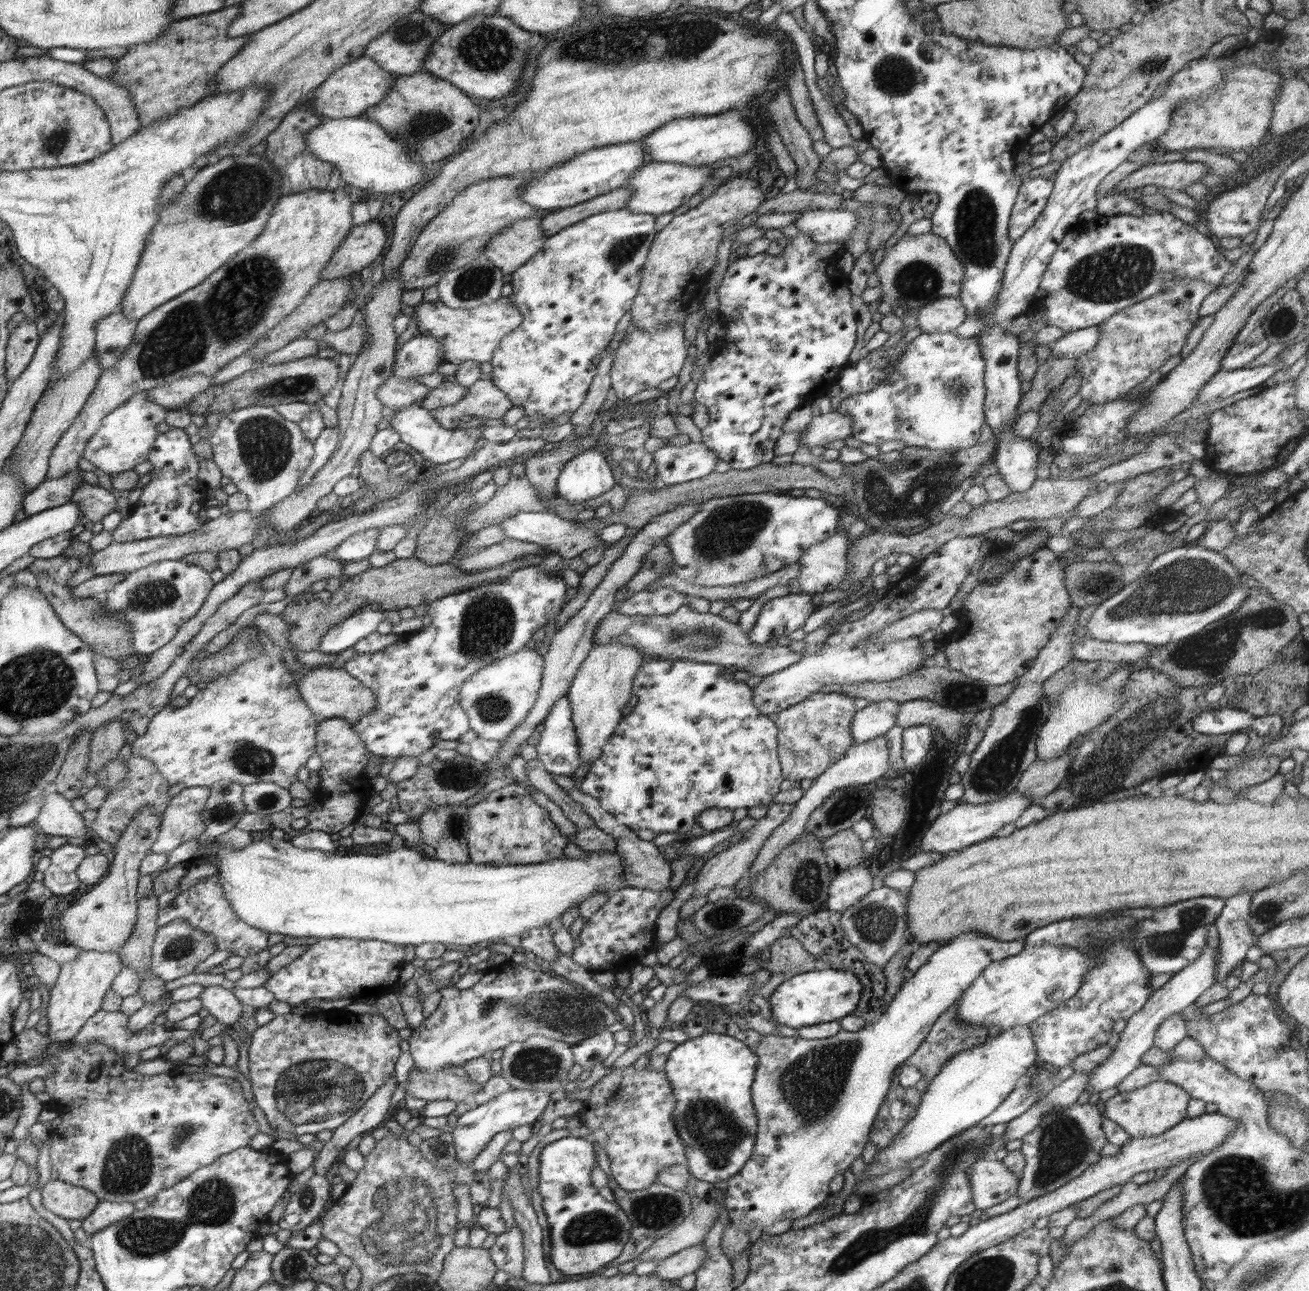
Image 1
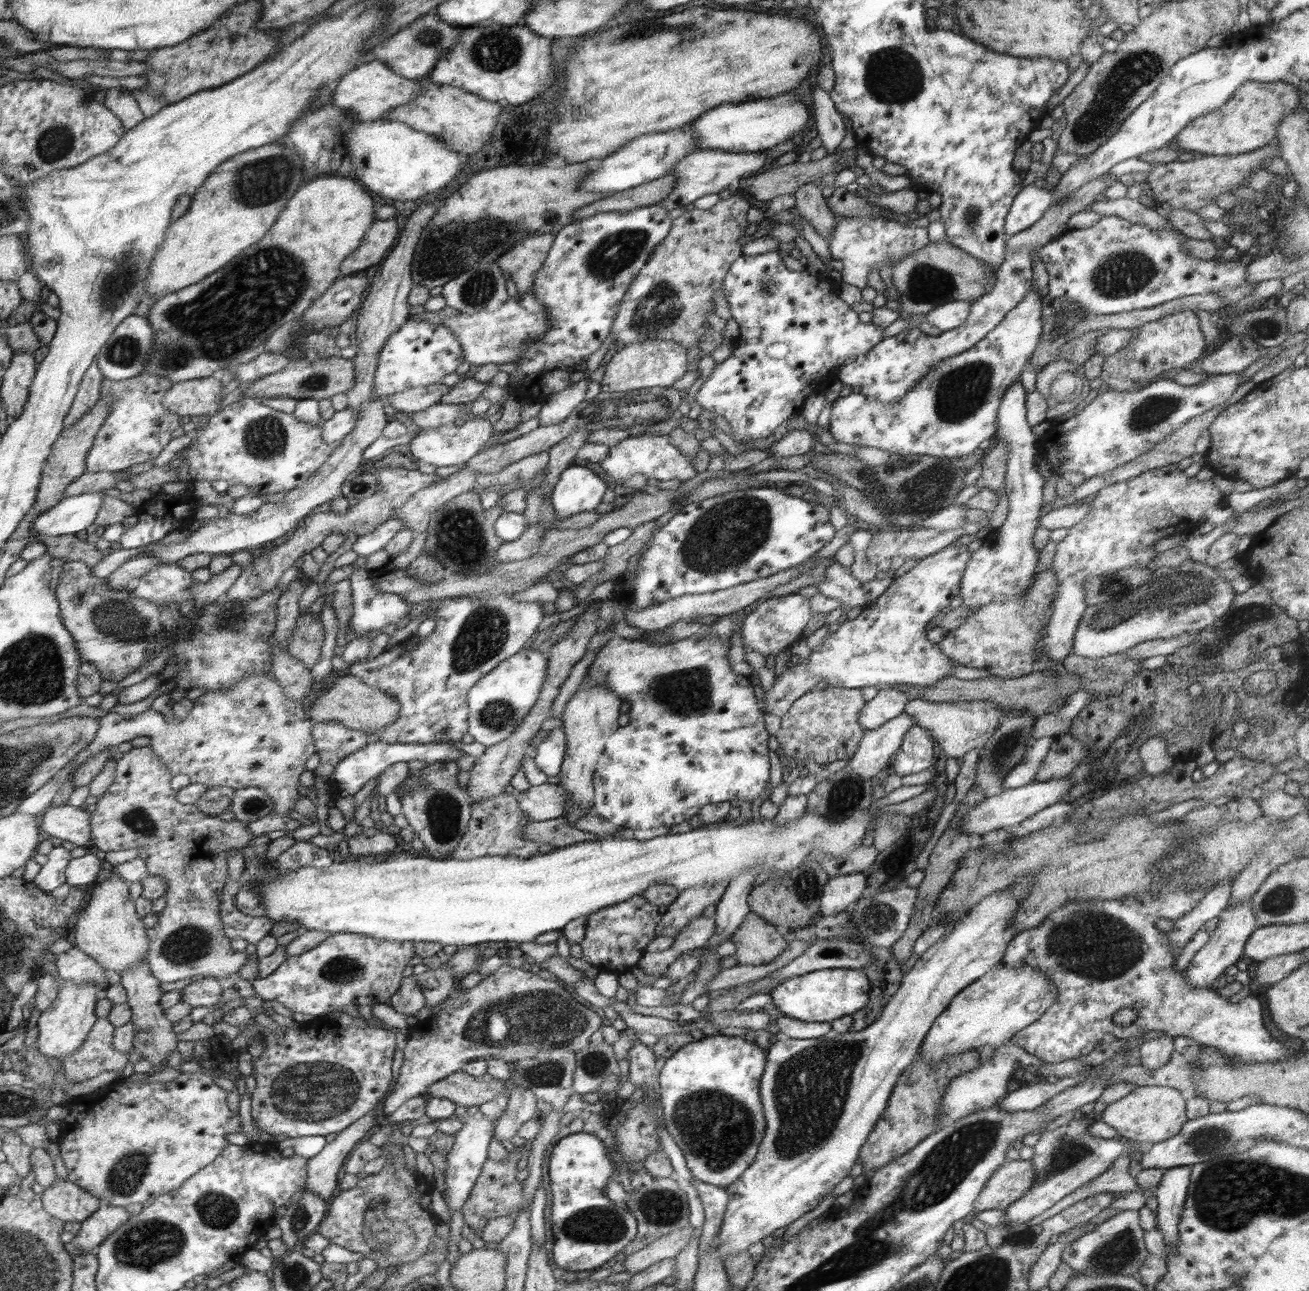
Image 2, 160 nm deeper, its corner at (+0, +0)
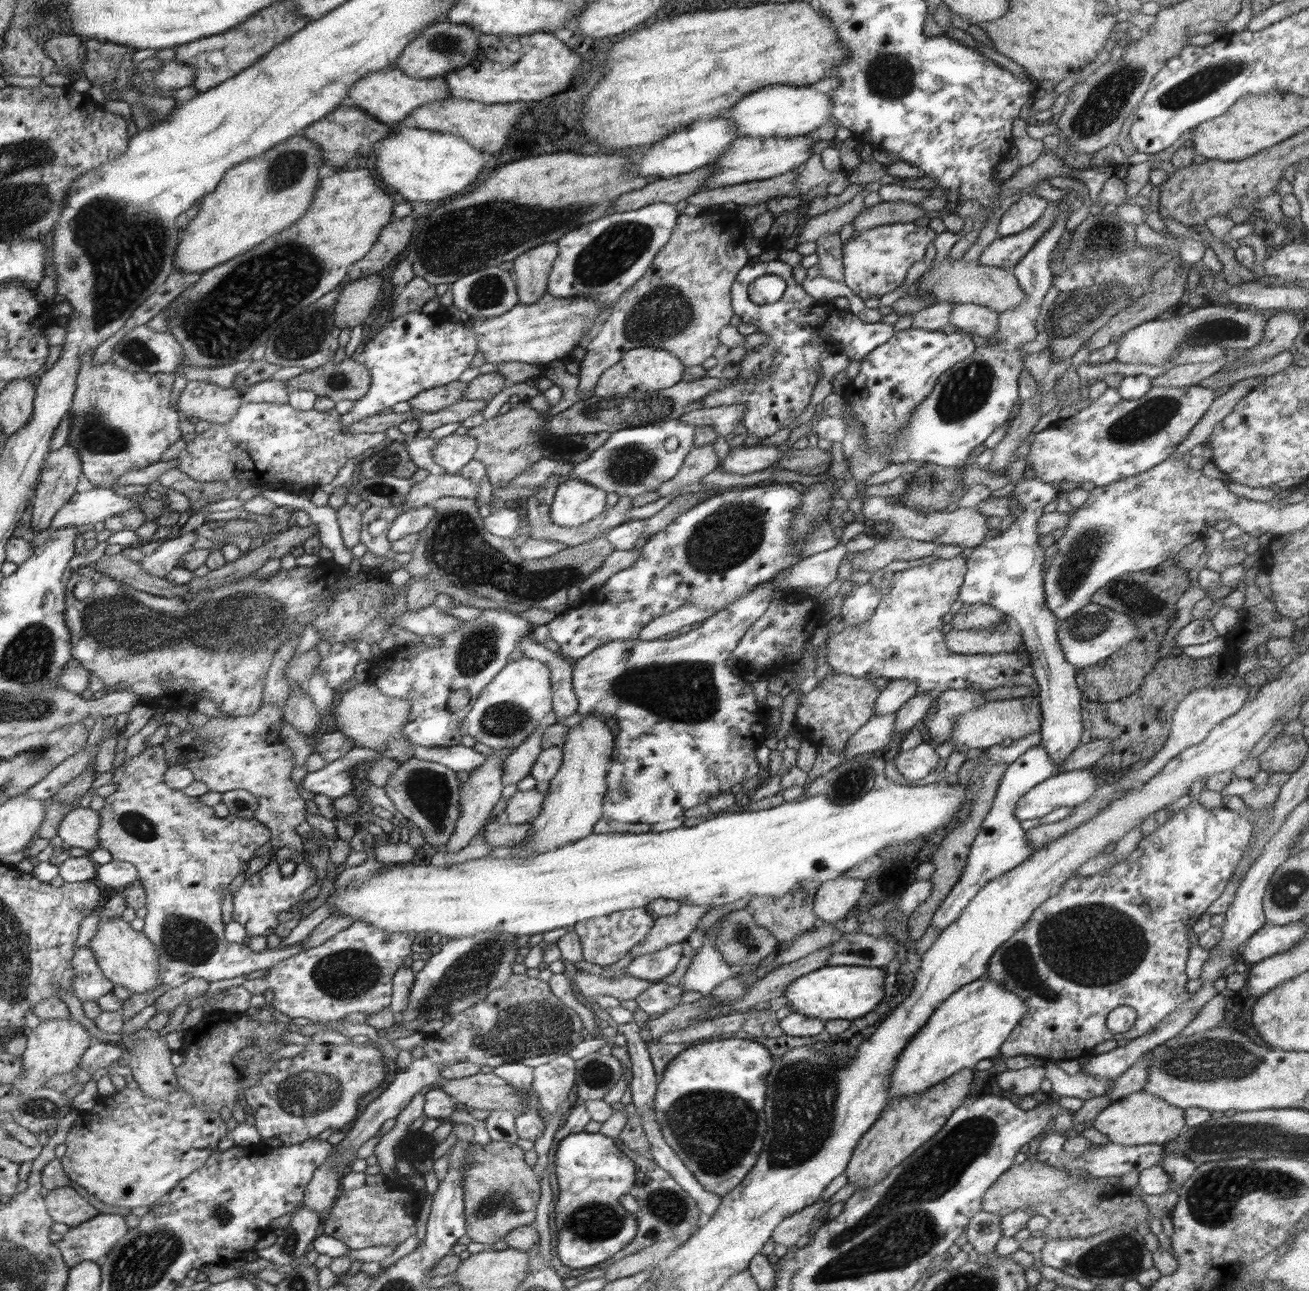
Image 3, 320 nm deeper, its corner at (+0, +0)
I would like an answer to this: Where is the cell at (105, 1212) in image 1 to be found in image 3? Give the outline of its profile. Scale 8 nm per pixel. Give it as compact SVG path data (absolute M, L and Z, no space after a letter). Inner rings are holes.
M100 1213L87 1223L70 1227L55 1244L61 1249L65 1263L73 1267L86 1260L104 1258L129 1229L124 1216Z

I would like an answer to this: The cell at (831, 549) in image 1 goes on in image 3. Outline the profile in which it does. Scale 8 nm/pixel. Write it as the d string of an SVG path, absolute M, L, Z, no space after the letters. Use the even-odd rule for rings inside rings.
M870 582L862 586L856 584L850 593L841 596L843 598L841 621L846 626L854 626L870 620L883 596L882 590L872 586Z

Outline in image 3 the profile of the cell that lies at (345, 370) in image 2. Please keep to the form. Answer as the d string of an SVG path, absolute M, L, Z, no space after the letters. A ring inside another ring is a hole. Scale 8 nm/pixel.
M358 356L336 363L330 361L320 368L307 370L288 379L285 387L312 390L317 396L327 396L332 400L360 400L369 392L372 373Z

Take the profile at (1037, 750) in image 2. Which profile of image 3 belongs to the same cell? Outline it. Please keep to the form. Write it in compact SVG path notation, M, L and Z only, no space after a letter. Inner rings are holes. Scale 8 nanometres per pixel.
M1041 744L1031 746L1022 756L1008 765L997 788L992 806L981 824L980 834L972 843L962 876L936 909L930 927L944 929L953 924L964 912L966 905L974 898L974 895L978 894L978 891L987 882L994 880L1010 869L1016 868L1023 860L1044 846L1044 844L1042 846L1029 844L1026 840L1026 831L1020 825L1021 820L1015 815L1015 808L1019 804L1019 800L1029 790L1038 786L1043 780L1048 780L1055 774L1055 770L1055 764Z

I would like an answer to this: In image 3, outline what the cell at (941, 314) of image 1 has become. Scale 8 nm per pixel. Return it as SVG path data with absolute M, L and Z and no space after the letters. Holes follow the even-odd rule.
M958 303L951 312L951 323L965 332L990 338L997 333L999 312L979 304Z

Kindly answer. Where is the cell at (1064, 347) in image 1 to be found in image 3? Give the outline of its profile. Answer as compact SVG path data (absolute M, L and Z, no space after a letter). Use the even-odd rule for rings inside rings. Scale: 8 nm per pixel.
M1203 304L1201 307L1191 309L1188 313L1183 312L1166 320L1154 319L1144 324L1139 324L1136 328L1125 332L1117 340L1116 361L1124 364L1152 364L1152 366L1164 366L1171 362L1177 354L1177 348L1187 342L1188 344L1217 344L1224 348L1249 349L1256 346L1263 339L1267 320L1260 314L1248 311L1247 308L1235 306L1221 306L1220 304Z

